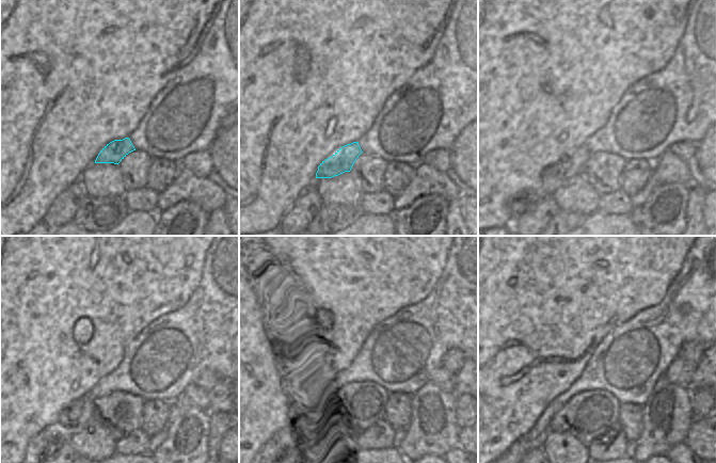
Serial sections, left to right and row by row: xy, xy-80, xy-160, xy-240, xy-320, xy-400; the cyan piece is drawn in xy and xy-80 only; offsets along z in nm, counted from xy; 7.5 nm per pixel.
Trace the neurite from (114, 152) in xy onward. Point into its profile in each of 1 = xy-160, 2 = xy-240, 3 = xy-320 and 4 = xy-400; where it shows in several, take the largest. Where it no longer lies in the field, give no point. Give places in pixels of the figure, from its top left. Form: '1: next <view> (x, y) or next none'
1: next xy-160 (571, 164)
2: next xy-240 (82, 410)
3: next xy-320 (280, 446)
4: next xy-400 (515, 452)

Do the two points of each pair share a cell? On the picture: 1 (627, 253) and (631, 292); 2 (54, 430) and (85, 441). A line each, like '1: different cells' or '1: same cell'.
1: same cell
2: different cells

